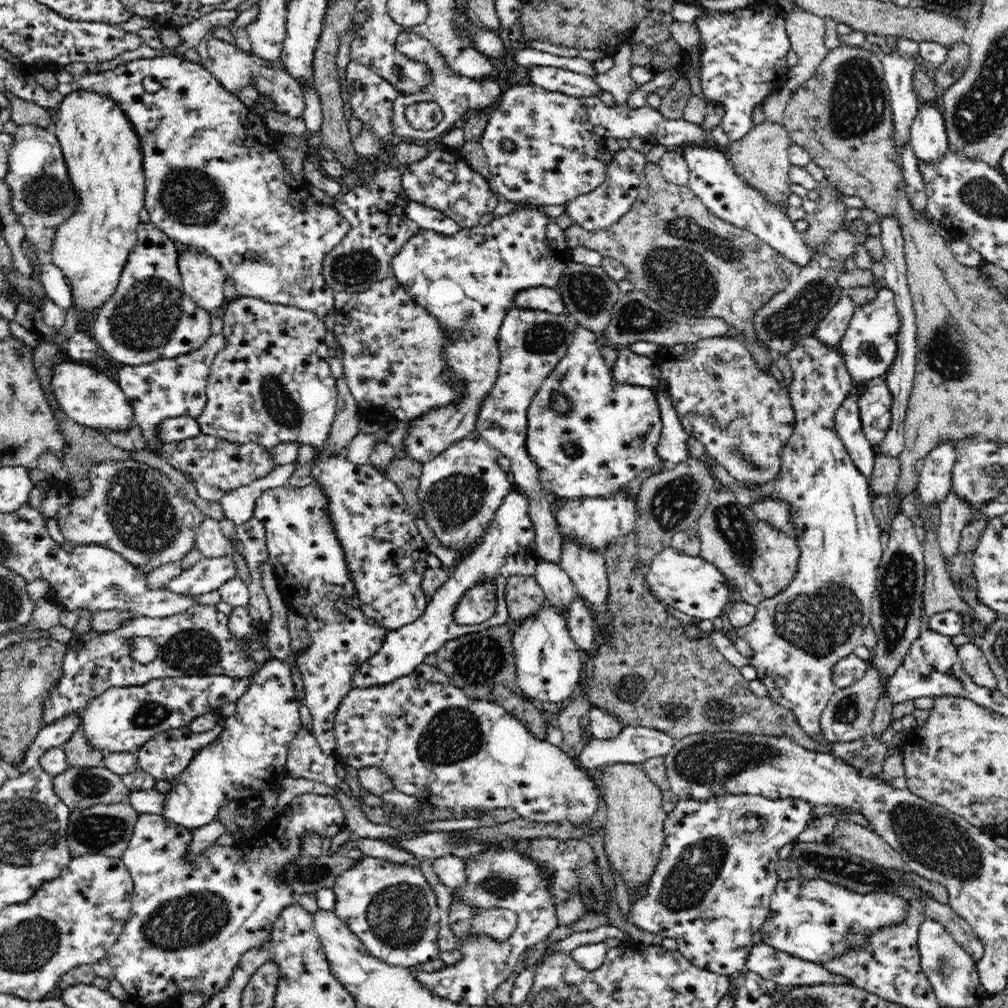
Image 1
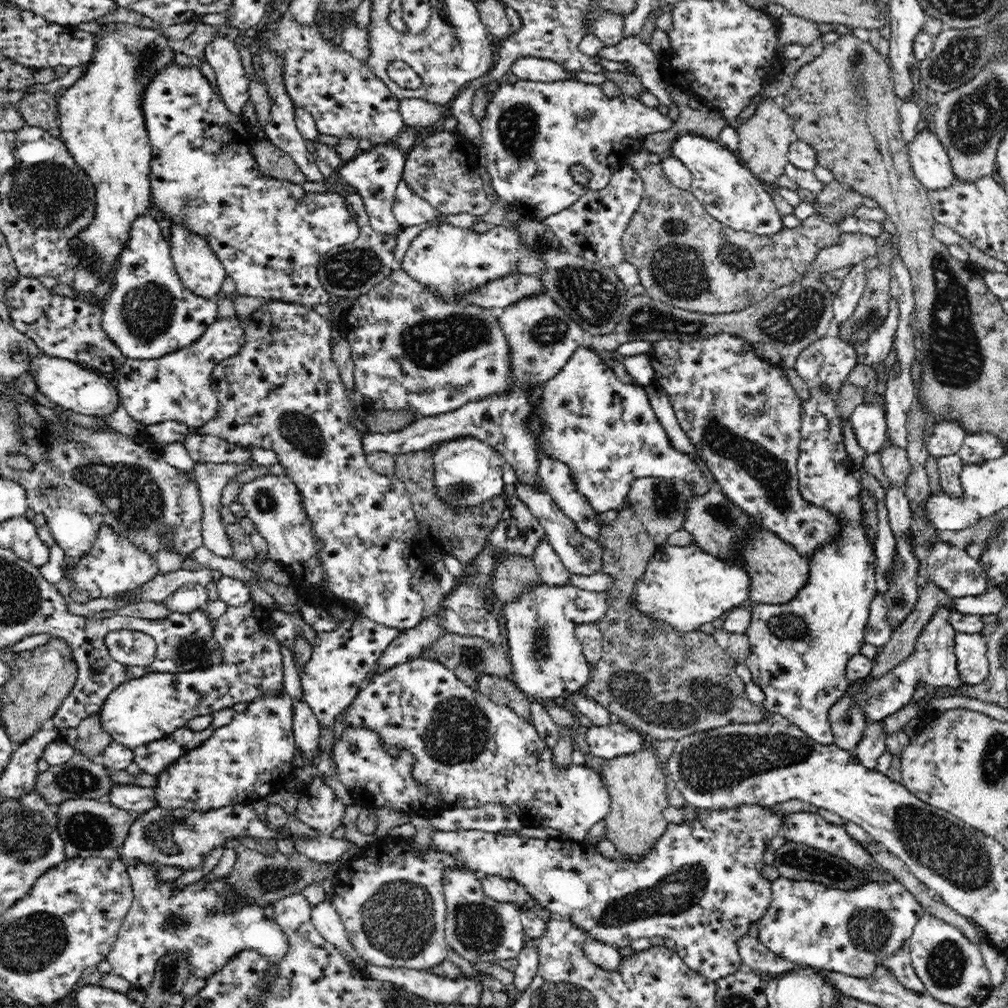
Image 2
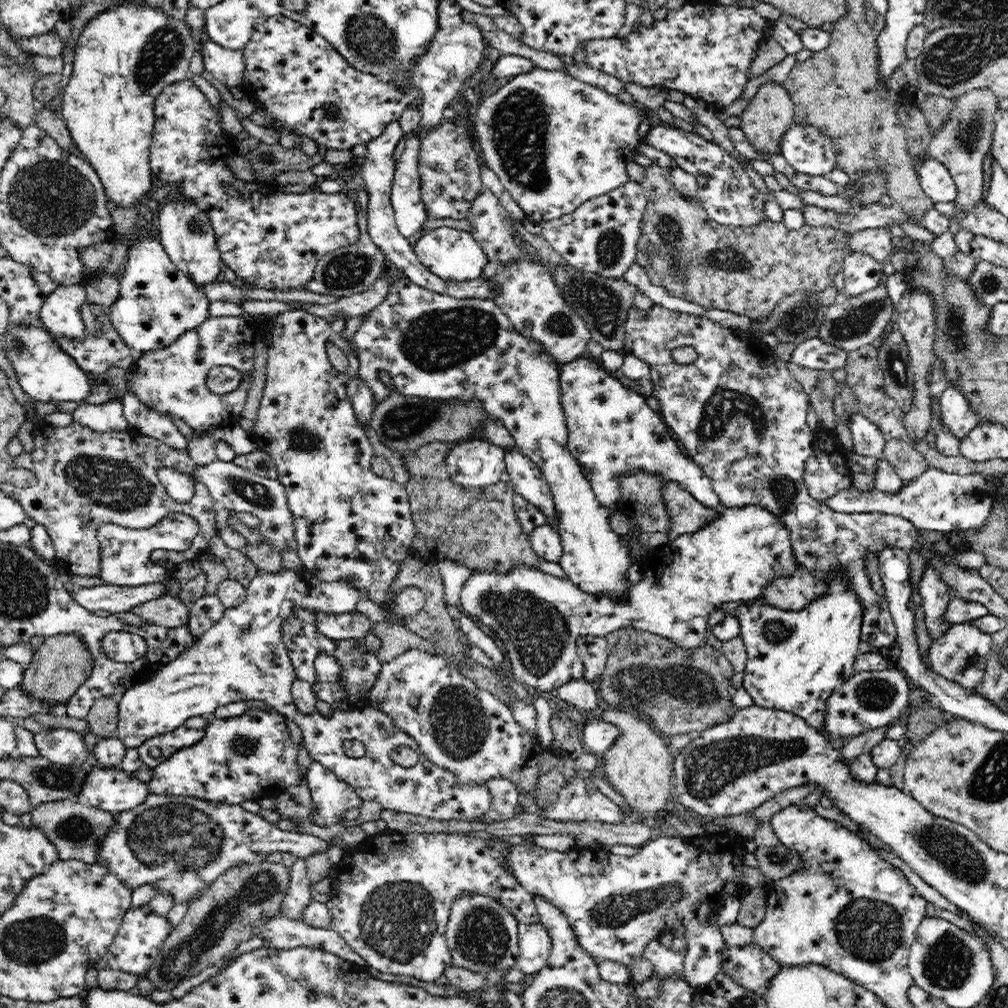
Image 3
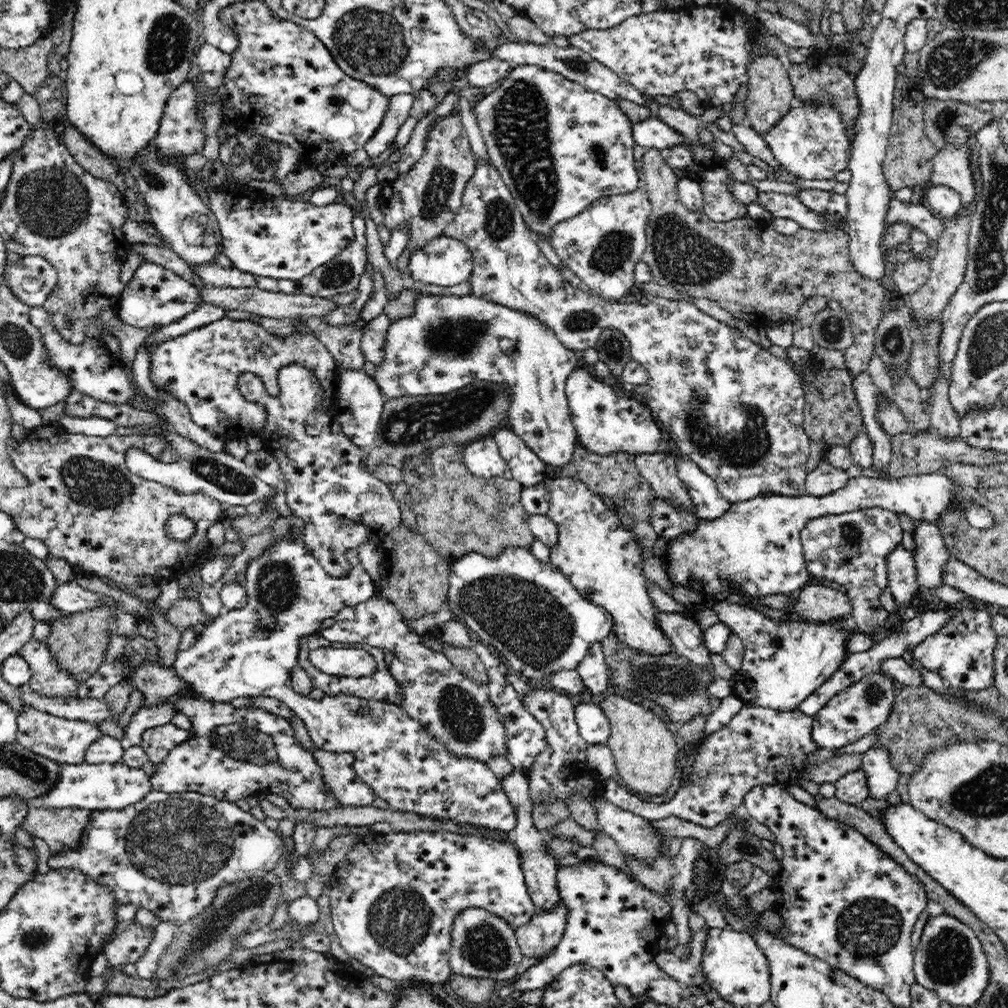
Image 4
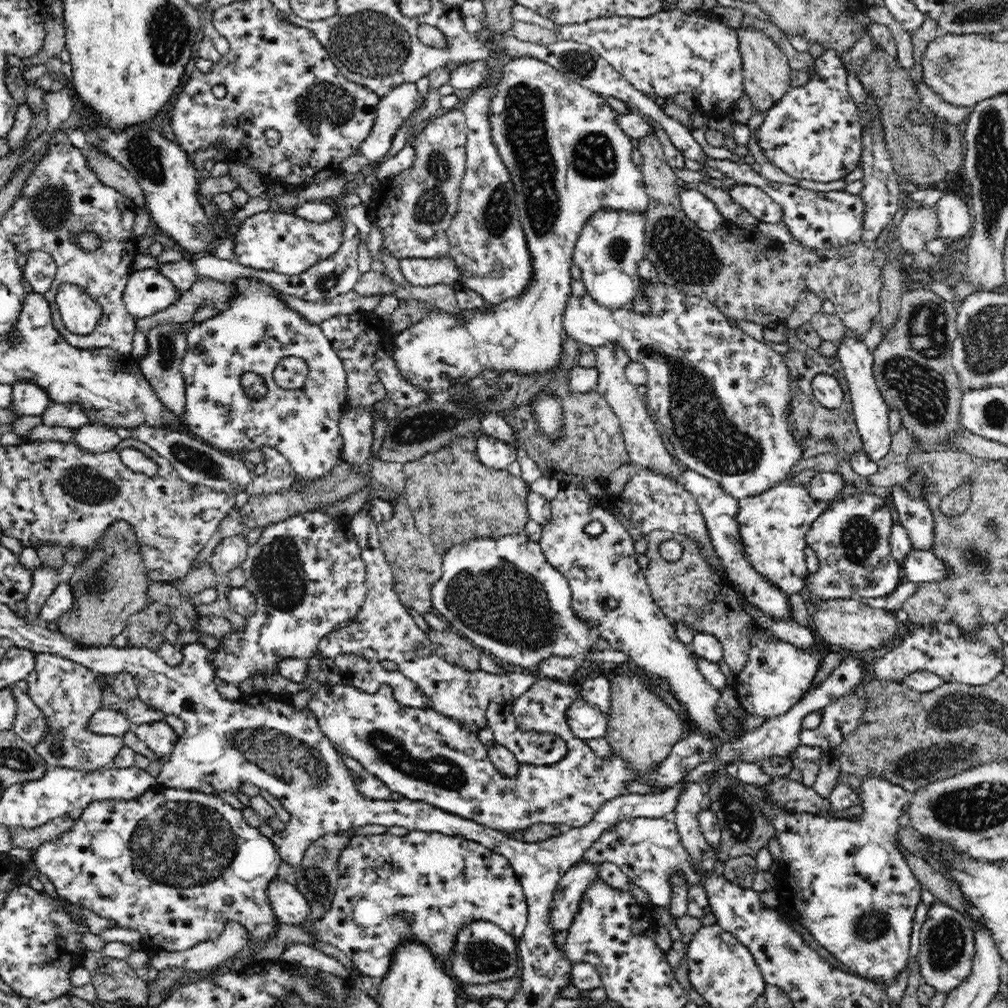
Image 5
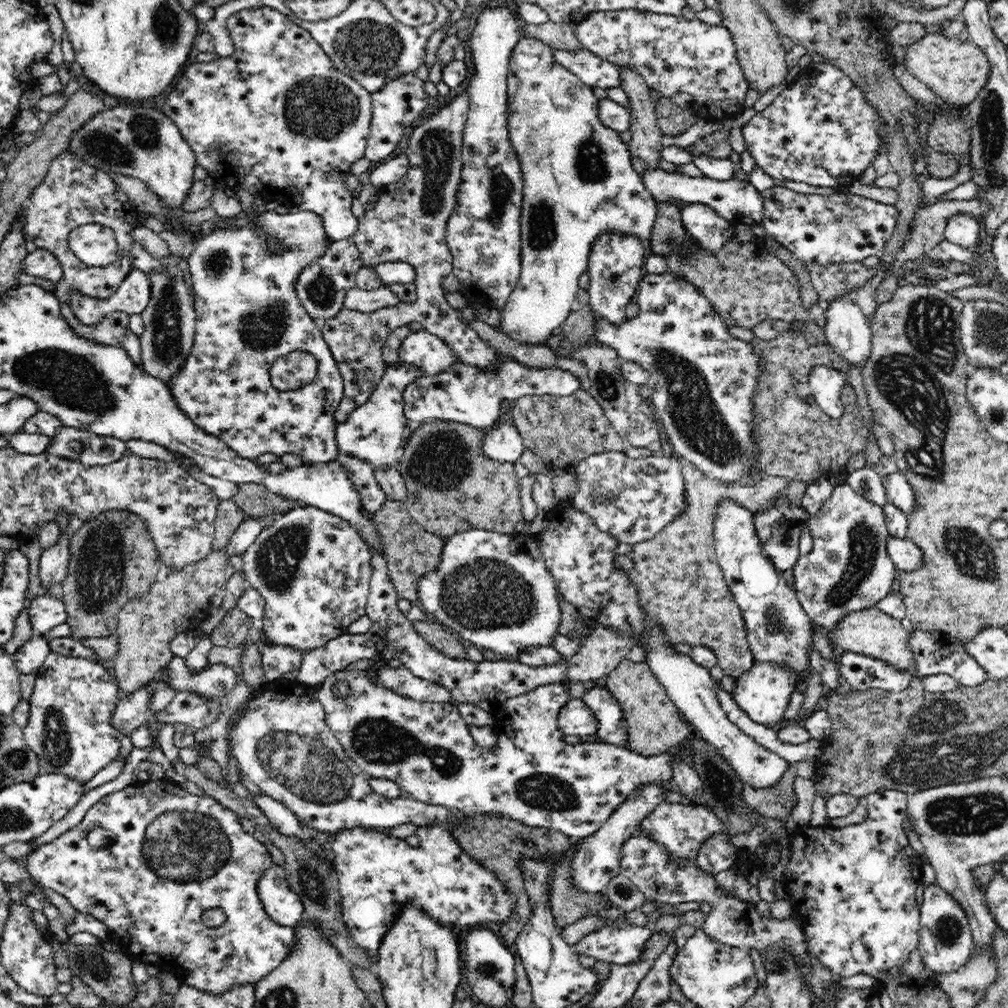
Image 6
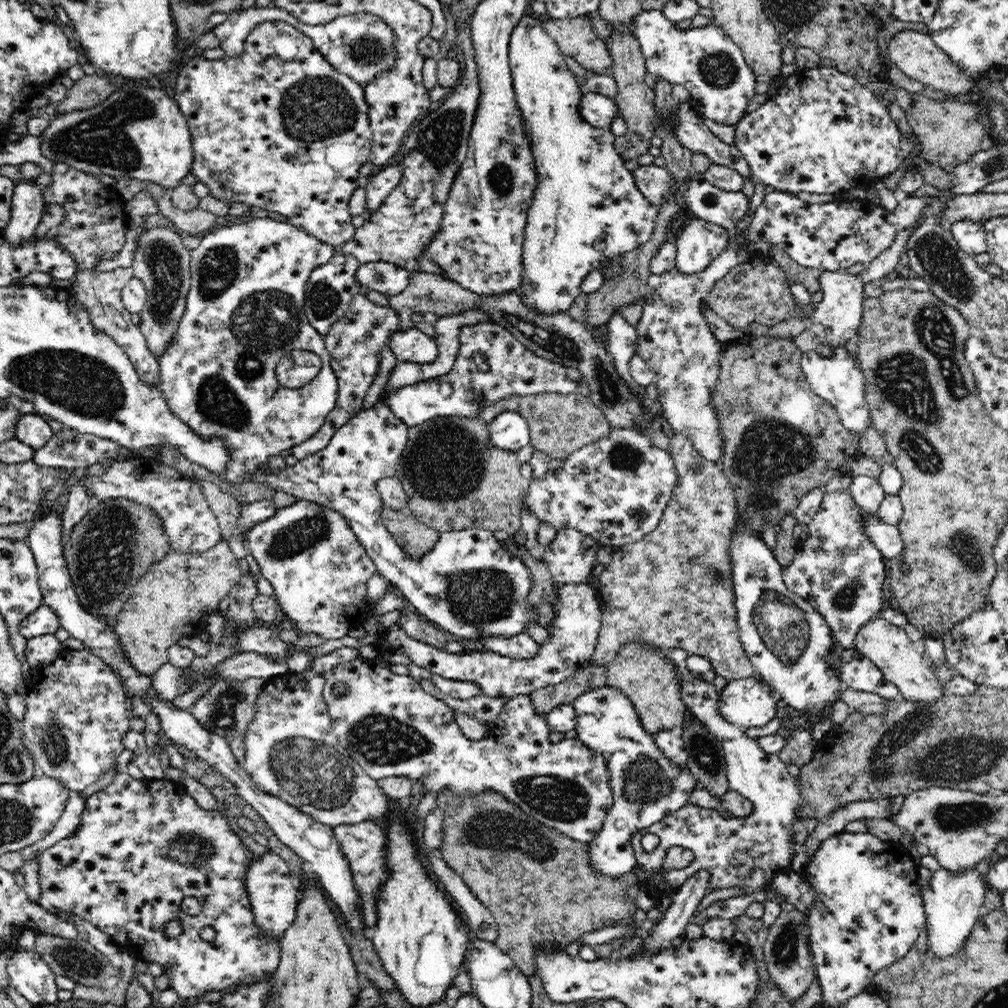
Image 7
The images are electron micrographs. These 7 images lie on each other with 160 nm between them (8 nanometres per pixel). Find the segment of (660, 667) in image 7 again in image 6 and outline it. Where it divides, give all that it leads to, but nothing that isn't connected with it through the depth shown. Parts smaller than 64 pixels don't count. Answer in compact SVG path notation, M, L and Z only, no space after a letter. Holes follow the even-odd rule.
M625 658L601 683L622 707L622 725L626 725L626 748L631 751L647 757L659 755L685 744L691 736L688 722L672 703L645 660L633 662Z

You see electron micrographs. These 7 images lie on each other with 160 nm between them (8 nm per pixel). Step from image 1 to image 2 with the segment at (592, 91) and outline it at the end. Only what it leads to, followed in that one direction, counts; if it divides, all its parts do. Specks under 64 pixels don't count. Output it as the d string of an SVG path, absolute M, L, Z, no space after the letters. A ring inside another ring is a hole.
M533 56L516 59L511 65L512 74L522 81L564 82L575 80L570 71L566 71L556 62Z

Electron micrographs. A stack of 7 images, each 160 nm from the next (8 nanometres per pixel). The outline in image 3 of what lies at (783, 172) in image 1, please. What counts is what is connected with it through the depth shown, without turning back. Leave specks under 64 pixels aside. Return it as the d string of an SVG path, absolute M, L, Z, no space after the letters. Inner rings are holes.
M764 82L754 98L750 100L746 110L742 112L741 130L746 134L746 139L754 146L756 153L767 154L767 157L780 154L782 140L790 125L794 124L795 107L786 88L774 82Z

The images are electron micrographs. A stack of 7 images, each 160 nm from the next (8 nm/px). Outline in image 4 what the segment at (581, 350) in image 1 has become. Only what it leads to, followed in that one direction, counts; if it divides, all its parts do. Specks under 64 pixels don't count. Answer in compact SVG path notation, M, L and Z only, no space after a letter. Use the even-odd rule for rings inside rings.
M583 367L572 371L565 387L577 441L590 452L598 456L622 452L632 458L642 453L669 453L666 435L645 403L624 395L607 379L596 379ZM681 456L672 457L678 467L678 477L686 485L699 519L716 520L728 512L731 502L718 492L713 478L710 478L695 462Z

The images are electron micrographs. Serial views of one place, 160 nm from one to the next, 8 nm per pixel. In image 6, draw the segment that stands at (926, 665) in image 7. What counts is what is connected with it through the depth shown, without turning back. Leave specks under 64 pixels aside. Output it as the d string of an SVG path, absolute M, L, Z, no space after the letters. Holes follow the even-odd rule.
M876 607L854 611L839 620L838 630L830 632L829 638L834 640L832 644L844 648L844 652L870 655L872 658L889 662L890 666L896 666L898 670L914 671L914 653L909 643L910 634L902 627L898 615L889 616Z

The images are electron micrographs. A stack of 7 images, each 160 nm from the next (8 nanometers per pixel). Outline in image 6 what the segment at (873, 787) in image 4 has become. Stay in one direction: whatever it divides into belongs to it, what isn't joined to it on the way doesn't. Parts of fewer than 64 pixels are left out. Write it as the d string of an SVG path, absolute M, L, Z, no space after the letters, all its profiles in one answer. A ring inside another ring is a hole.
M882 788L866 796L868 817L862 823L844 828L829 824L822 827L806 824L788 831L791 859L787 862L781 881L789 895L793 914L799 916L803 930L810 938L810 950L838 979L857 974L880 977L894 966L904 964L912 951L919 948L921 906L915 894L922 878L922 862L910 847L907 832L902 828L902 822L907 817L909 797L900 790Z

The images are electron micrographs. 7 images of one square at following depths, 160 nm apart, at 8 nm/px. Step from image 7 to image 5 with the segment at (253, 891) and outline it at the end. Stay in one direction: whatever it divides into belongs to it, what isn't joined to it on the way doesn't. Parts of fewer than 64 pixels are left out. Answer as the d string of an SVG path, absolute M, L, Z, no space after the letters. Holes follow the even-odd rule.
M272 879L266 893L279 924L298 925L309 916L310 907L307 900L297 887L284 879Z

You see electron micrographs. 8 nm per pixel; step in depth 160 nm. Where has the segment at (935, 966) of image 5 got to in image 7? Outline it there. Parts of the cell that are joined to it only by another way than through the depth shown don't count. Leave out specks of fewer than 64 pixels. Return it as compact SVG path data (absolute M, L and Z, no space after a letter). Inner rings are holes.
M940 867L931 875L927 890L922 891L923 909L926 913L928 948L944 958L956 954L966 942L975 923L985 911L986 884L978 870L966 869L964 873L950 873Z

